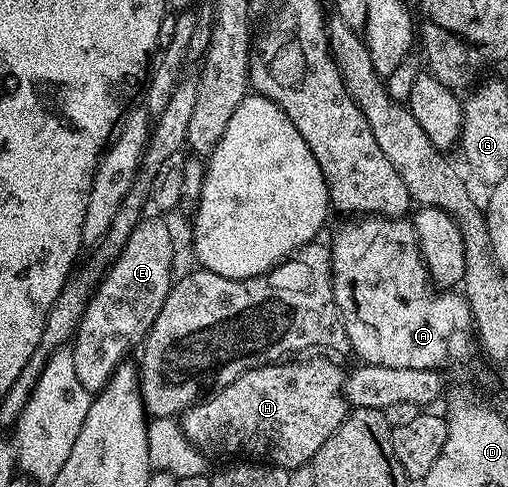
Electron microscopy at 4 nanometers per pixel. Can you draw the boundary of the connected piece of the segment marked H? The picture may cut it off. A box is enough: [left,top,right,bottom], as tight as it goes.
[179,357,351,469]

